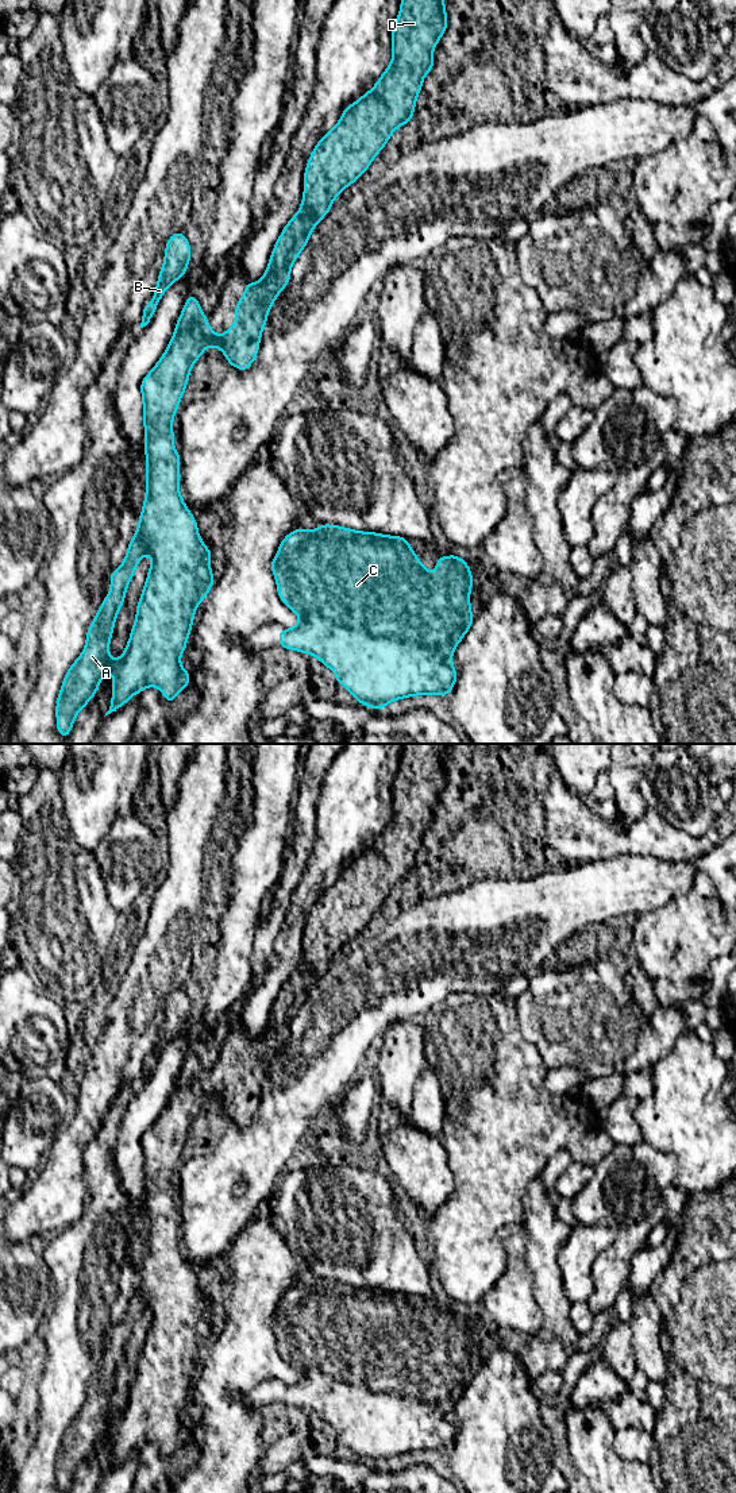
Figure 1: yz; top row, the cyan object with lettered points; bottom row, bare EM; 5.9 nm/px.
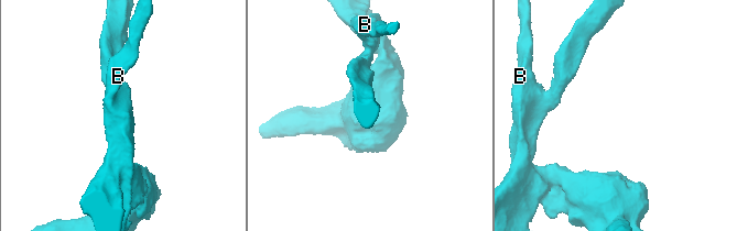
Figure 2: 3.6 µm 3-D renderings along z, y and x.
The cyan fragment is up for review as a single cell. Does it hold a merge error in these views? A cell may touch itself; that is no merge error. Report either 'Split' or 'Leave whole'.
Leave whole

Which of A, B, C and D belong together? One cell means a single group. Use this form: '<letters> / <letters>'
A B C D

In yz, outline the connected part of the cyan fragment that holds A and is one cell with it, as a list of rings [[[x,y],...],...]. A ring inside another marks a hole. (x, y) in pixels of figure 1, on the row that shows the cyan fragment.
[[[401,0],[400,13],[396,26],[392,31],[393,58],[392,63],[382,73],[381,78],[375,82],[374,88],[363,93],[363,96],[354,104],[344,108],[339,123],[327,132],[313,148],[309,162],[304,174],[304,198],[300,211],[290,219],[282,229],[277,244],[273,247],[271,259],[267,263],[267,270],[257,283],[246,282],[244,297],[238,298],[235,308],[235,325],[227,328],[223,336],[217,336],[211,329],[207,316],[199,306],[194,293],[186,298],[185,308],[182,309],[176,325],[174,336],[172,337],[167,350],[158,360],[155,367],[144,377],[140,383],[143,397],[143,420],[144,420],[144,448],[146,448],[146,499],[139,517],[136,533],[127,547],[127,555],[122,566],[111,572],[111,591],[101,603],[97,616],[93,618],[88,633],[86,645],[80,657],[72,664],[62,682],[62,688],[57,699],[57,730],[65,740],[73,726],[77,713],[95,697],[100,686],[101,678],[109,671],[113,671],[113,690],[112,703],[105,715],[120,709],[122,705],[134,695],[140,693],[149,686],[157,686],[165,694],[165,702],[173,702],[176,695],[184,690],[190,680],[190,674],[184,670],[180,663],[180,655],[186,651],[186,639],[190,633],[193,617],[197,605],[205,598],[207,593],[213,586],[212,568],[208,566],[213,549],[205,548],[201,537],[197,533],[197,521],[193,518],[189,509],[185,506],[178,490],[180,474],[180,454],[173,445],[173,417],[177,412],[181,397],[188,385],[189,371],[194,362],[203,355],[207,346],[221,348],[230,366],[235,366],[240,371],[246,371],[258,355],[259,340],[262,329],[267,320],[267,313],[271,304],[278,297],[278,293],[290,281],[290,267],[297,259],[309,240],[312,229],[317,223],[330,212],[332,201],[344,188],[355,182],[370,166],[374,157],[384,148],[385,143],[393,131],[404,123],[412,121],[416,97],[421,90],[423,78],[433,67],[432,49],[438,46],[439,39],[447,30],[446,4],[443,0]],[[143,553],[151,555],[151,567],[147,574],[140,601],[136,606],[136,621],[132,626],[126,652],[119,660],[113,661],[108,653],[109,640],[113,633],[113,625],[119,609],[126,598],[126,589],[132,579],[134,570]]]

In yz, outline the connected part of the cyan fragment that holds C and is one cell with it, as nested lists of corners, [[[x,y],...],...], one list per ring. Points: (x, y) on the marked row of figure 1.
[[[323,522],[312,532],[298,528],[288,533],[280,544],[278,553],[270,563],[270,567],[277,580],[277,590],[281,601],[300,616],[300,624],[294,628],[280,630],[280,647],[315,655],[325,667],[330,667],[335,672],[336,682],[350,691],[358,699],[359,705],[366,705],[370,709],[385,709],[389,702],[412,695],[436,694],[446,697],[454,688],[458,676],[455,667],[451,664],[454,649],[474,621],[469,595],[474,582],[466,560],[459,559],[454,553],[446,559],[442,555],[438,555],[436,559],[439,560],[435,567],[436,575],[432,576],[417,559],[405,537],[385,536],[373,532],[357,532]]]

